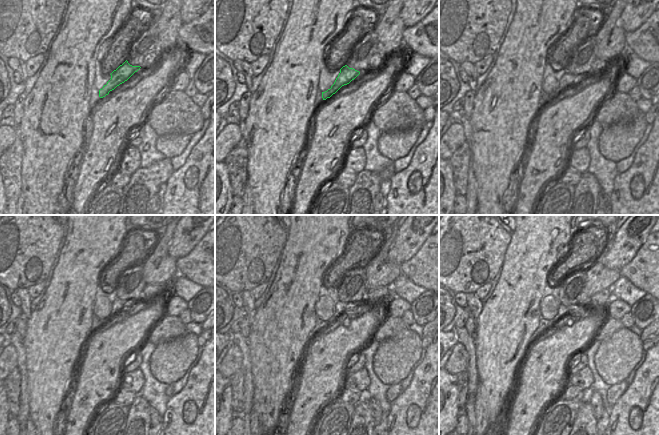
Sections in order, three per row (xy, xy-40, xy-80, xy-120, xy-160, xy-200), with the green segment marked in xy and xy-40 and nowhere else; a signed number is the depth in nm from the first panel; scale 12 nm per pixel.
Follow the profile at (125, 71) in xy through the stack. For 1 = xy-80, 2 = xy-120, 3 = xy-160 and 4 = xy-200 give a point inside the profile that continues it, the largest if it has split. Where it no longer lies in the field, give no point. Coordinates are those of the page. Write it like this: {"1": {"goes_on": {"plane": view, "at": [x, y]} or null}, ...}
{"1": {"goes_on": {"plane": "xy-80", "at": [568, 79]}}, "2": {"goes_on": {"plane": "xy-120", "at": [117, 305]}}, "3": {"goes_on": {"plane": "xy-160", "at": [340, 307]}}, "4": {"goes_on": {"plane": "xy-200", "at": [544, 324]}}}

